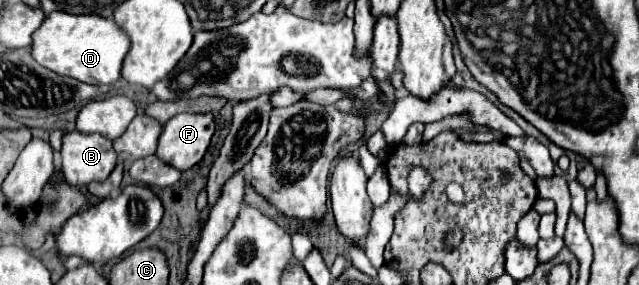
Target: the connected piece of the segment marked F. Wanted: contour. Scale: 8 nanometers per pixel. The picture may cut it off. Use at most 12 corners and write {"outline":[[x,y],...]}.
{"outline":[[176,114],[156,154],[180,172],[206,154],[212,114]]}

